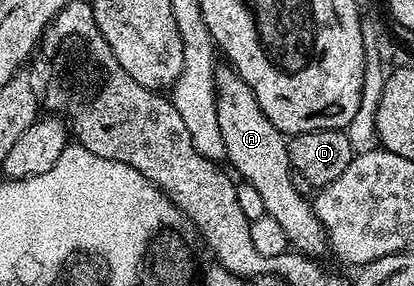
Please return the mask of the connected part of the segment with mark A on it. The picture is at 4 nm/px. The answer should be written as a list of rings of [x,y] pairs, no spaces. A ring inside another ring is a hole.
[[[227,63],[221,64],[216,70],[216,102],[218,128],[222,130],[226,161],[244,176],[241,178],[254,187],[254,191],[258,191],[266,206],[267,216],[274,218],[282,226],[282,231],[286,231],[289,246],[307,257],[323,258],[323,253],[329,252],[328,236],[313,202],[294,187],[288,137],[278,127],[274,127],[270,119],[266,119],[266,111],[262,111],[262,107],[258,107],[258,99],[254,99],[254,91],[246,87],[244,80]]]

